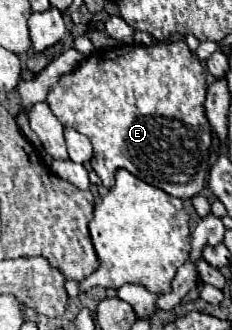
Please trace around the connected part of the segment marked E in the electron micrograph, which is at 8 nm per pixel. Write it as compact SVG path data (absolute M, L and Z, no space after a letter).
M173 36L157 46L119 46L87 56L75 70L63 74L49 90L45 104L65 128L85 134L93 144L93 170L105 188L115 186L115 170L125 168L133 176L189 200L205 186L211 166L211 128L205 116L207 70L187 48L185 38Z

